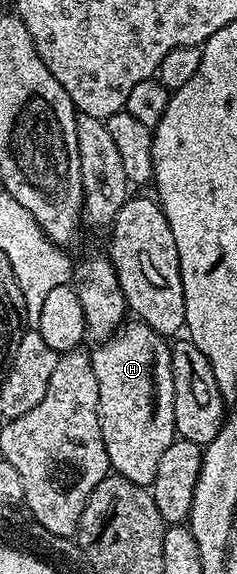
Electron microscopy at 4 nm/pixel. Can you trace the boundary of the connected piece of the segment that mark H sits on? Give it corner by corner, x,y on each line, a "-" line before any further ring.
131,320
124,323
113,333
112,336
106,337
95,350
92,349
90,356
92,358
92,370
95,372
96,382
99,383
99,408
100,414
100,428
103,434
105,449
107,450
108,460
112,471
121,477
127,478
128,481
135,482
136,485
143,485
150,487
154,480
155,475
158,474
159,460
163,458
164,451
173,444
176,440
176,428
174,426
175,420
175,388
174,388
174,375
171,374
170,354
172,349
168,341
158,335
157,332
151,330
150,327
138,320

